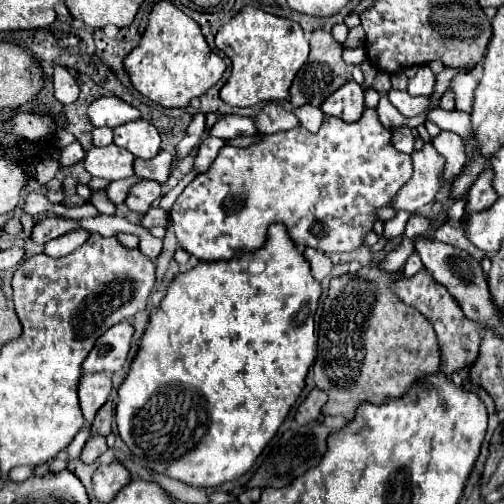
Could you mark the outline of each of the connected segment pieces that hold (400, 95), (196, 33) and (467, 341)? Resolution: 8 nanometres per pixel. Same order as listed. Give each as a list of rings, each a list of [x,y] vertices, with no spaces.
[[[394,89],[388,93],[388,99],[404,117],[416,117],[430,103],[428,97],[412,97],[408,95],[408,91],[394,91]]]
[[[160,1],[150,13],[148,27],[138,47],[124,59],[124,69],[136,91],[162,107],[188,107],[192,97],[202,97],[216,85],[226,69],[224,61],[208,47],[200,25],[174,7]]]
[[[420,269],[416,275],[412,277],[400,277],[394,281],[392,291],[406,303],[416,307],[424,317],[428,317],[428,321],[432,323],[436,337],[438,337],[438,347],[440,347],[440,359],[444,363],[444,375],[452,375],[454,371],[464,369],[466,365],[472,365],[478,355],[480,355],[480,333],[484,329],[482,323],[476,323],[472,319],[468,319],[460,305],[456,303],[456,299],[452,299],[452,295],[448,293],[448,289],[444,285],[440,285],[432,273],[428,273],[428,269]]]

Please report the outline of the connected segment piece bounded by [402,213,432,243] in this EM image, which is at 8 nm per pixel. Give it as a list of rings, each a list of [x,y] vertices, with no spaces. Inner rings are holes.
[[[414,213],[410,215],[408,223],[406,223],[406,231],[404,231],[404,237],[402,241],[414,241],[414,235],[420,235],[420,233],[428,233],[432,229],[432,219],[426,217],[426,215],[420,215],[420,213]]]

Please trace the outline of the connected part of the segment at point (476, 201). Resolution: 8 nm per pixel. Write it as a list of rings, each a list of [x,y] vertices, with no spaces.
[[[486,167],[480,177],[474,181],[474,185],[468,191],[466,197],[466,207],[464,207],[464,217],[468,217],[470,213],[476,211],[486,211],[490,209],[490,205],[498,199],[496,191],[492,189],[492,169]]]

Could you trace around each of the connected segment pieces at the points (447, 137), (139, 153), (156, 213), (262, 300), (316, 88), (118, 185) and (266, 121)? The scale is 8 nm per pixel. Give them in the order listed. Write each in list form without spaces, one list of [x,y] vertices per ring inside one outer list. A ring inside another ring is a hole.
[[[440,131],[440,135],[436,135],[432,139],[432,145],[446,159],[444,173],[440,177],[440,185],[444,185],[462,171],[462,167],[466,163],[466,147],[464,147],[462,137],[458,137],[452,131]]]
[[[144,119],[116,127],[114,143],[140,159],[152,159],[160,151],[160,135],[156,127]]]
[[[154,205],[142,219],[142,227],[148,230],[156,226],[167,227],[169,223],[169,215],[158,205]]]
[[[272,225],[268,229],[268,241],[262,249],[250,255],[238,255],[230,261],[214,261],[214,263],[198,263],[194,269],[186,273],[178,273],[176,279],[170,283],[166,297],[162,299],[160,307],[150,315],[150,323],[142,335],[140,351],[136,353],[132,367],[118,387],[118,403],[116,403],[116,421],[122,441],[128,445],[128,449],[144,459],[148,467],[154,473],[166,475],[170,479],[178,479],[184,485],[190,487],[218,487],[226,481],[238,479],[244,475],[258,455],[264,451],[264,447],[270,443],[270,439],[276,435],[278,427],[284,423],[286,415],[290,413],[290,407],[296,403],[304,389],[304,379],[310,369],[310,365],[316,359],[316,335],[314,335],[314,313],[320,299],[320,283],[310,273],[310,263],[304,259],[304,255],[288,241],[288,233],[284,233],[284,225]]]
[[[316,29],[310,39],[308,61],[302,65],[302,69],[296,73],[292,81],[290,103],[292,107],[302,107],[302,105],[320,107],[328,95],[332,95],[346,83],[346,79],[348,79],[348,73],[346,73],[346,63],[342,59],[342,45],[330,33]]]
[[[130,177],[130,179],[122,179],[122,181],[114,181],[114,183],[110,183],[110,187],[106,189],[108,191],[108,197],[110,197],[110,201],[114,203],[114,205],[120,205],[120,203],[124,203],[124,199],[126,199],[126,195],[128,195],[128,191],[130,191],[130,187],[132,185],[136,185],[140,181],[140,177]]]
[[[268,103],[258,117],[254,119],[258,133],[262,135],[270,135],[270,133],[278,133],[278,131],[288,131],[294,129],[300,121],[294,117],[294,113],[286,111],[280,103]]]

